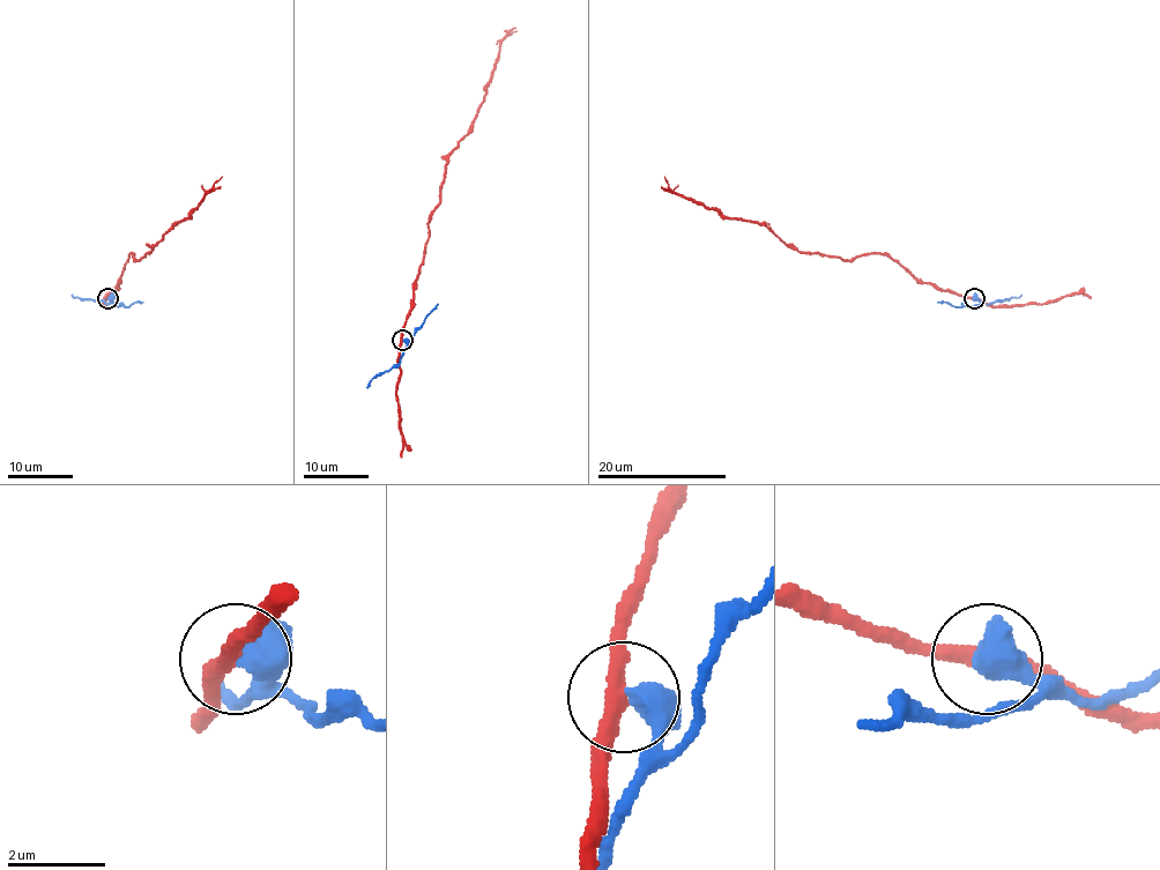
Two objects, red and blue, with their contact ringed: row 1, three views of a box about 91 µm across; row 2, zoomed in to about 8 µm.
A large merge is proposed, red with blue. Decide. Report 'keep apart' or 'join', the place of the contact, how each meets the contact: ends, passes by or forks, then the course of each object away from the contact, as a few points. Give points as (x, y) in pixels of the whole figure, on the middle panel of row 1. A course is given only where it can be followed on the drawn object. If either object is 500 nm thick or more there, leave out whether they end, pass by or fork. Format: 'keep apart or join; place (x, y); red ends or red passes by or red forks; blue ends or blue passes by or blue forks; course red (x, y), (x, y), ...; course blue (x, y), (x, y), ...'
keep apart; place (402, 340); red passes by; blue passes by; course red (402, 340), (431, 212), (439, 201), (444, 165), (448, 153), (469, 131), (491, 79), (499, 45), (517, 30); course blue (403, 340), (407, 346), (403, 355), (366, 387)

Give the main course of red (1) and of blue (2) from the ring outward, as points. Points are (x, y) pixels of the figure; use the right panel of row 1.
1: (974, 298), (919, 283), (885, 254), (845, 259), (800, 253), (764, 225), (722, 217), (678, 196), (663, 177)
2: (974, 298), (989, 304), (1021, 295)

